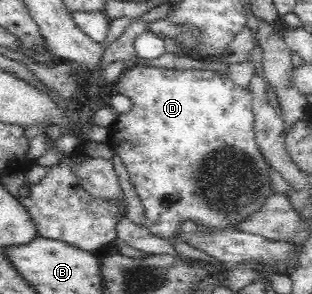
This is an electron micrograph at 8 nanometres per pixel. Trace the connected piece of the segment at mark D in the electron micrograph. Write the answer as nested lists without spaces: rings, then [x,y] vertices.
[[[131,64],[120,75],[119,80],[113,86],[113,91],[129,97],[132,101],[132,106],[128,112],[120,114],[116,120],[117,122],[111,127],[111,147],[113,147],[113,150],[118,154],[126,167],[130,177],[130,183],[143,204],[146,211],[146,220],[143,225],[150,233],[171,243],[178,238],[174,230],[183,221],[191,220],[200,222],[201,225],[212,226],[212,229],[227,229],[231,222],[241,221],[243,217],[249,217],[255,209],[261,207],[261,203],[265,201],[265,197],[269,197],[273,193],[268,173],[271,167],[266,163],[261,152],[259,152],[257,142],[255,141],[252,94],[249,89],[242,89],[225,75],[207,69],[181,71],[181,69],[159,69],[159,67]]]

